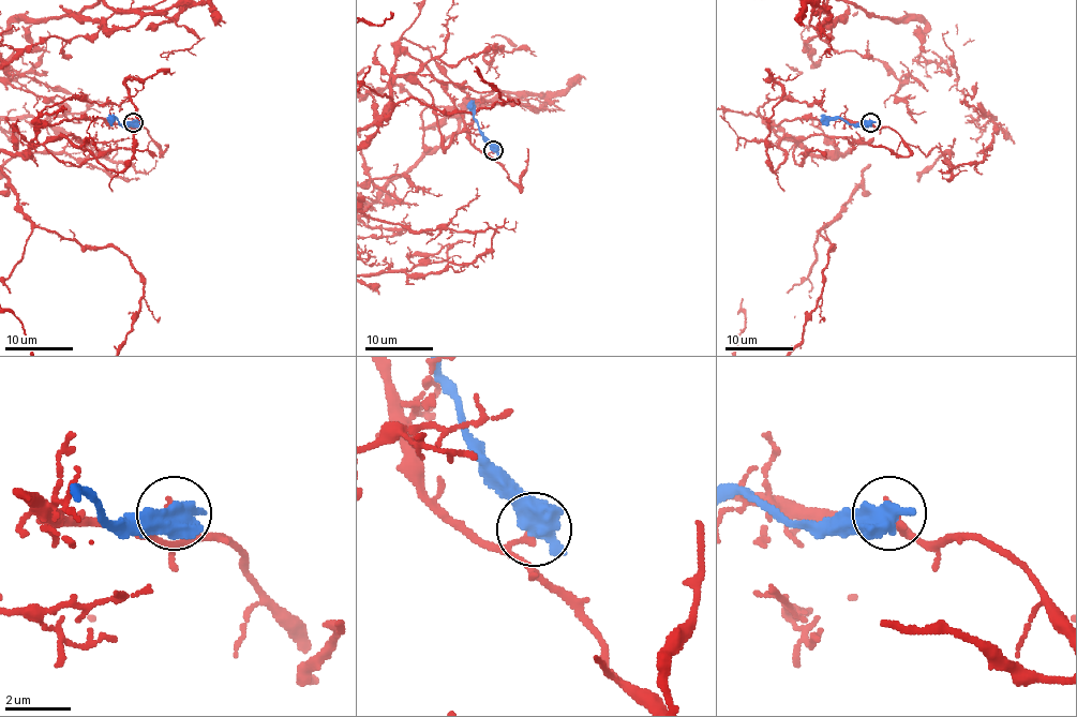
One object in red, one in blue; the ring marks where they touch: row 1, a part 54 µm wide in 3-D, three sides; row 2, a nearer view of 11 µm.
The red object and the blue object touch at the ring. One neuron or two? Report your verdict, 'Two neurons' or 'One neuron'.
Two neurons

